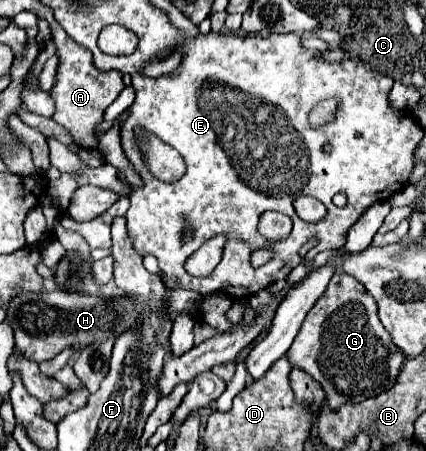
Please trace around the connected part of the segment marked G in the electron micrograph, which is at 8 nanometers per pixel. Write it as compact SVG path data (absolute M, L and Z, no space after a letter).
M334 275L330 279L288 351L288 361L322 385L334 413L346 403L360 403L388 391L396 383L406 359L380 323L372 295L350 275Z

